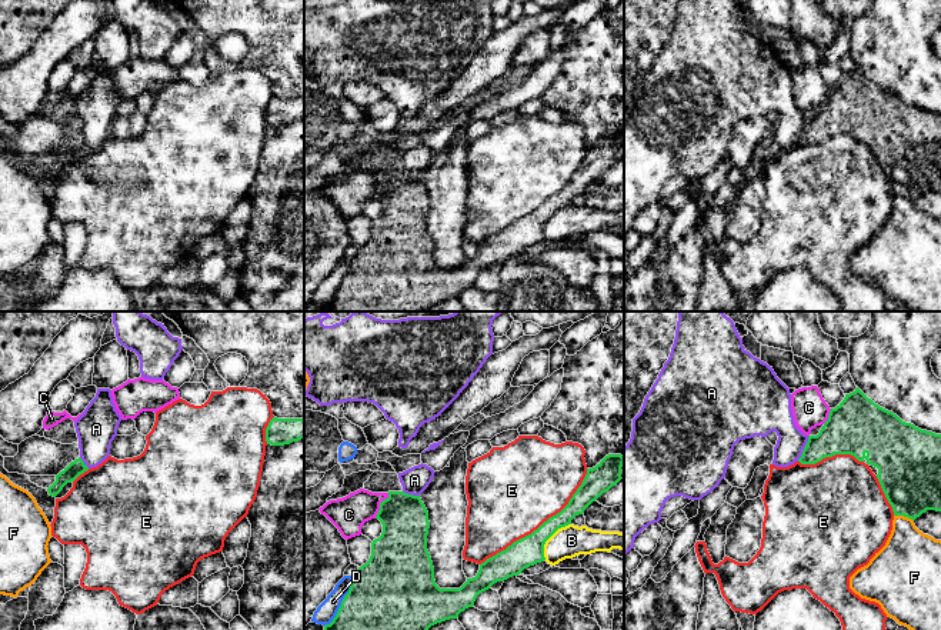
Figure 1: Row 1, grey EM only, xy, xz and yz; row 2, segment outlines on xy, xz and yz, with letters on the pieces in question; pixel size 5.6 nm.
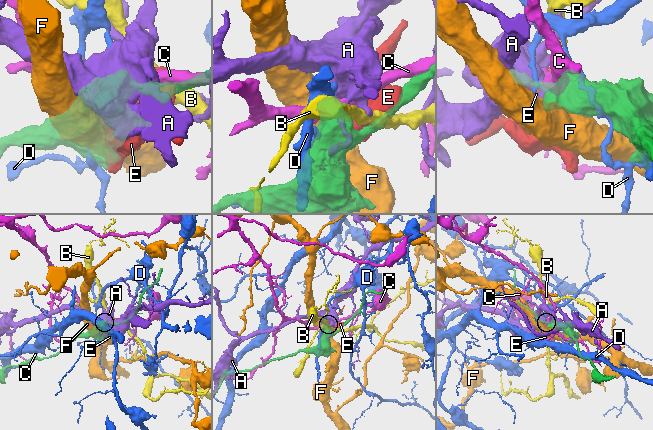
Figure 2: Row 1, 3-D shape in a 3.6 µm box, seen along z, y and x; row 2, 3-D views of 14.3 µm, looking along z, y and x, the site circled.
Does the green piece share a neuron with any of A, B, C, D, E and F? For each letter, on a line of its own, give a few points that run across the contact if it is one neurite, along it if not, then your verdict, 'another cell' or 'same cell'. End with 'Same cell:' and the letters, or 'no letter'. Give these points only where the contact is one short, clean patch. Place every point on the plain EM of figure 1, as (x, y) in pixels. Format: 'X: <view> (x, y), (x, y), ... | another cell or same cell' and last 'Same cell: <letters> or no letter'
A: yz (808, 116), (797, 140) | another cell
B: xz (570, 203), (560, 207), (546, 222), (544, 239) | another cell
C: another cell
D: another cell
E: another cell
F: another cell
Same cell: no letter

